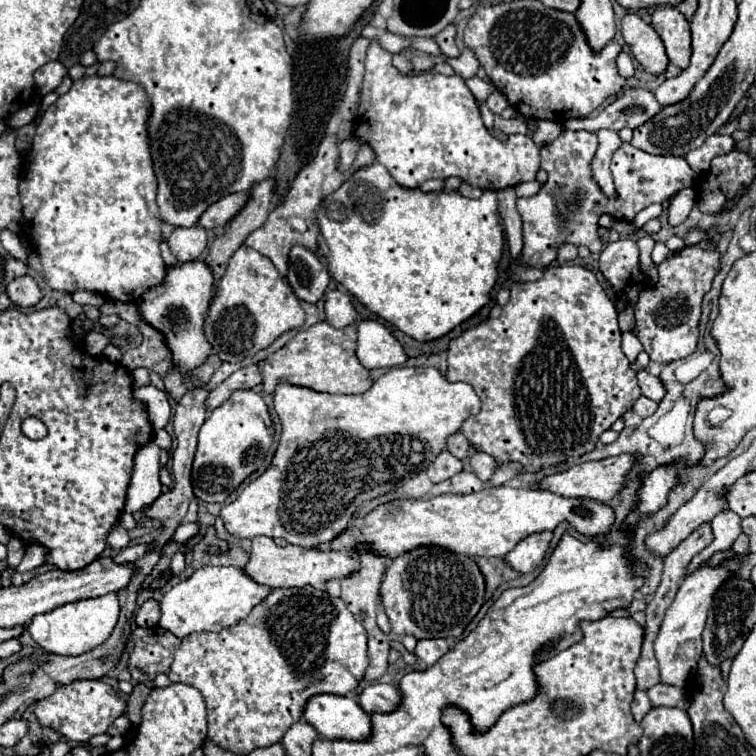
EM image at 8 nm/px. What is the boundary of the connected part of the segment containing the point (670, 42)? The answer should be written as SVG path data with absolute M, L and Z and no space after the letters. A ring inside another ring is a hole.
M674 6L656 8L656 12L652 14L652 28L662 38L670 64L684 70L688 66L690 54L692 54L690 24L684 18L684 14Z

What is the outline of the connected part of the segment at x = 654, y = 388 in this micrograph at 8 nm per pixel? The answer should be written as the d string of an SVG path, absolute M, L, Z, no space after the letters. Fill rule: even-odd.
M640 370L636 376L638 376L638 386L646 398L654 402L660 402L660 398L664 398L664 386L658 376L648 374L646 370Z

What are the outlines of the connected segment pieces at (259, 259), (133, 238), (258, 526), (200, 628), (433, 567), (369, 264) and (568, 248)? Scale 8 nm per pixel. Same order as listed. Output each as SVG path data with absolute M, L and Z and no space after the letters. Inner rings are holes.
M240 246L216 286L204 330L212 350L222 362L242 362L268 348L280 334L300 328L304 320L306 314L300 300L294 296L288 280L272 266L272 260L248 246Z
M98 74L82 76L80 80L76 80L72 84L72 88L64 96L58 96L58 100L52 106L48 106L48 110L42 114L42 120L36 128L36 136L32 140L32 150L28 156L30 162L26 164L26 172L20 178L18 192L22 198L22 206L24 206L22 212L24 212L28 232L30 232L30 240L38 250L46 282L54 290L64 290L64 292L92 290L92 292L102 294L108 300L138 302L140 296L144 294L144 290L148 290L164 280L166 264L164 264L164 260L160 256L160 248L158 248L160 238L162 238L162 232L160 232L162 220L160 220L158 204L156 204L156 174L154 174L154 166L152 166L148 118L150 118L150 102L148 102L148 94L142 84L120 80L116 76L98 76Z
M400 366L400 368L392 368L388 370L384 376L380 376L372 388L364 394L358 394L358 396L346 396L346 394L328 394L328 392L316 392L312 388L306 388L306 386L294 386L294 384L278 384L276 390L274 390L274 410L282 422L282 436L280 436L280 444L276 448L276 454L274 454L274 460L270 464L270 468L258 476L256 480L252 480L242 492L240 496L230 502L228 506L222 508L220 512L220 518L226 526L226 530L238 538L254 538L254 536L270 536L270 538L286 538L290 544L296 544L296 546L302 546L302 548L314 548L314 546L320 546L320 544L326 544L330 542L332 538L336 538L336 534L340 534L340 530L346 530L348 528L348 522L352 520L352 514L368 500L376 498L376 496L382 496L394 488L398 488L402 482L410 480L412 478L412 468L414 468L414 474L426 470L434 458L446 450L446 440L448 436L456 434L464 420L478 414L480 412L480 398L476 396L474 388L466 382L448 382L446 376L438 370L438 368L408 368L408 366Z
M206 566L196 570L188 580L176 584L164 594L160 608L160 626L186 638L192 632L220 632L236 622L244 620L256 604L260 604L272 592L270 586L254 582L242 568L234 566Z
M416 548L412 552L406 552L398 556L390 568L386 570L386 576L380 586L380 598L384 612L390 620L392 632L396 636L414 636L416 640L422 638L460 638L466 624L478 614L480 606L484 604L484 578L476 566L476 562L468 556L444 550L444 548Z
M374 162L372 166L358 168L336 192L332 192L328 198L324 198L320 202L318 224L320 224L320 232L324 236L324 242L328 244L328 250L330 250L328 270L334 276L334 280L338 280L370 312L378 314L380 318L384 318L386 322L390 322L392 326L396 326L404 334L412 336L414 340L420 340L420 342L436 340L444 334L448 334L454 326L468 320L474 312L478 312L484 304L490 302L490 292L492 292L496 278L498 278L498 260L500 260L502 248L504 248L504 236L502 236L500 218L498 218L498 200L496 200L494 190L484 190L484 194L476 200L462 196L458 190L452 190L452 192L422 192L420 188L410 190L410 188L400 186L380 162Z
M564 244L564 246L560 248L560 252L558 252L558 258L556 258L556 262L558 262L558 264L566 264L566 262L574 260L576 256L578 256L578 252L576 252L576 246L574 246L574 244Z

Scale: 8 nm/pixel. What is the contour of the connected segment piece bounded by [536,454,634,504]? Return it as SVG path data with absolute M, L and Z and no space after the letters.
M620 454L620 456L610 456L604 460L592 460L592 462L582 462L576 464L568 470L544 476L540 482L536 482L536 486L540 490L550 490L554 494L560 494L564 498L592 498L598 502L608 504L624 486L624 478L632 468L634 458L628 458L628 454Z

